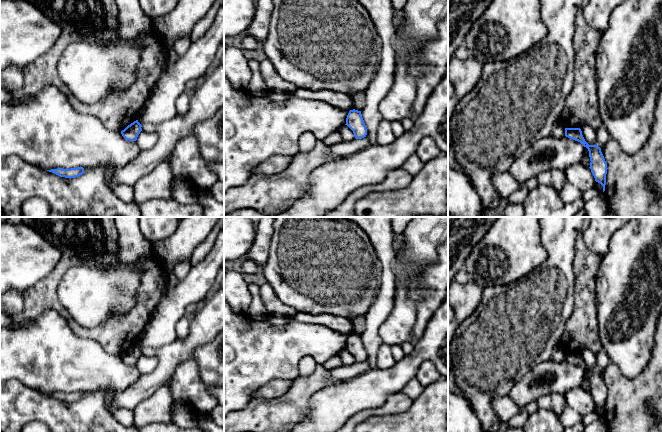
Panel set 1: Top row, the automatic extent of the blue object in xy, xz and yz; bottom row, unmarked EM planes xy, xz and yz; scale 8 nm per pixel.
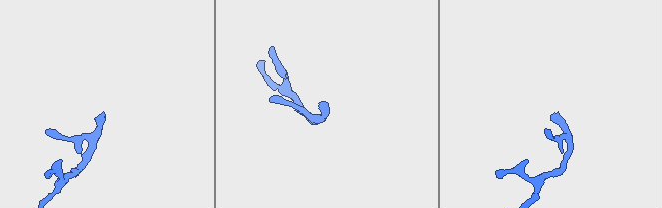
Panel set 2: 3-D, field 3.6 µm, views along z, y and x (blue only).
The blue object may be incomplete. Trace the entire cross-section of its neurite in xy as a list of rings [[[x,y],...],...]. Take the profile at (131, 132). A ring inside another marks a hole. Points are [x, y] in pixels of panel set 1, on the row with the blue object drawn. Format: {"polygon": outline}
{"polygon": [[[136,120],[128,125],[124,130],[122,130],[121,134],[126,140],[136,141],[138,135],[142,131],[141,127],[142,125],[138,122],[138,120]]]}

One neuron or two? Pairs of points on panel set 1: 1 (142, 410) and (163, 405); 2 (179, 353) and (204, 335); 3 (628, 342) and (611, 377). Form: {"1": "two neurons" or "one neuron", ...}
{"1": "one neuron", "2": "one neuron", "3": "two neurons"}

